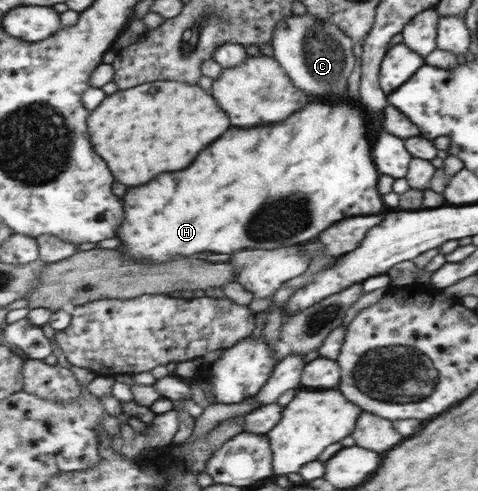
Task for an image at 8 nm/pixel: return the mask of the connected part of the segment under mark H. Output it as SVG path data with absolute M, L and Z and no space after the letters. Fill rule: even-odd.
M323 99L310 100L299 112L293 116L293 120L285 120L285 124L269 123L269 126L261 128L231 128L217 144L211 144L201 152L201 156L193 162L193 166L181 170L181 172L169 172L157 176L157 180L129 190L129 194L123 198L125 200L125 224L121 226L119 238L127 246L125 250L135 258L135 260L149 260L149 262L165 262L171 260L173 256L185 254L193 256L199 252L219 252L219 254L233 254L243 248L283 248L283 246L295 246L299 242L307 242L327 230L332 224L339 223L340 220L354 216L376 215L387 210L385 202L381 200L379 194L379 171L376 161L371 158L371 140L369 140L369 122L365 112L361 110L361 105L353 104L351 100L339 103L328 103Z

